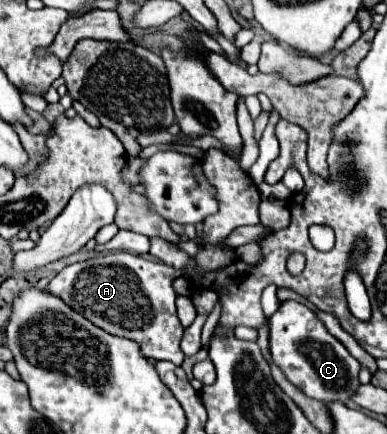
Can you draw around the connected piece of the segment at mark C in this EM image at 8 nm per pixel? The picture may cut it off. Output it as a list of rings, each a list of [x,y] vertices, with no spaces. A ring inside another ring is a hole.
[[[284,301],[278,311],[268,319],[270,333],[270,359],[286,379],[302,389],[304,395],[322,403],[348,403],[360,387],[360,363],[348,353],[348,349],[328,333],[324,323],[298,301]]]

